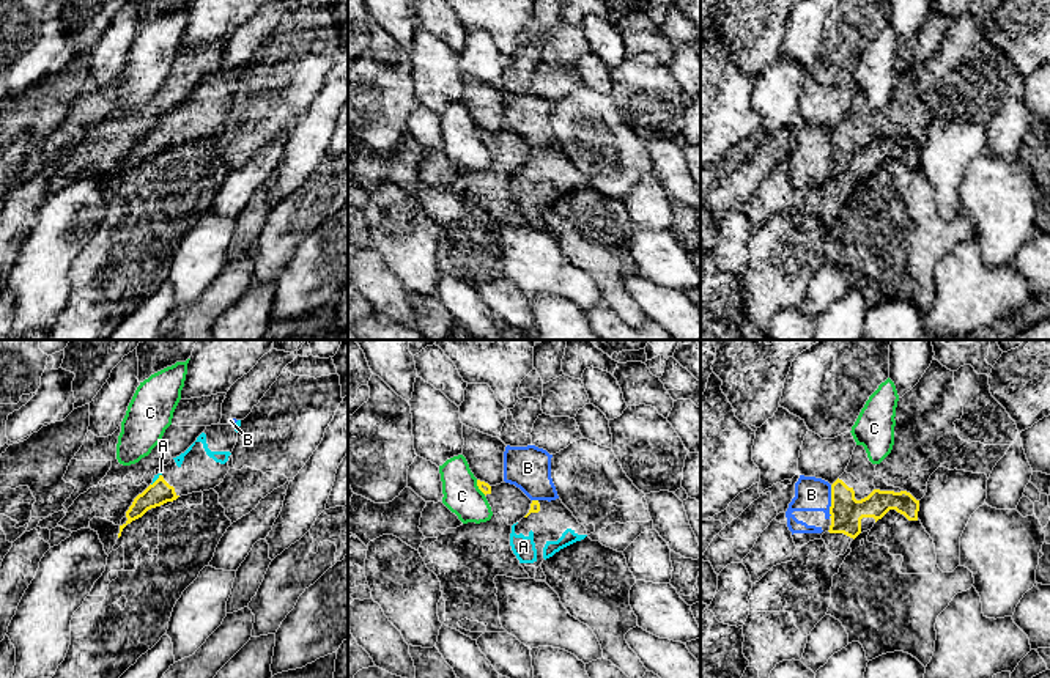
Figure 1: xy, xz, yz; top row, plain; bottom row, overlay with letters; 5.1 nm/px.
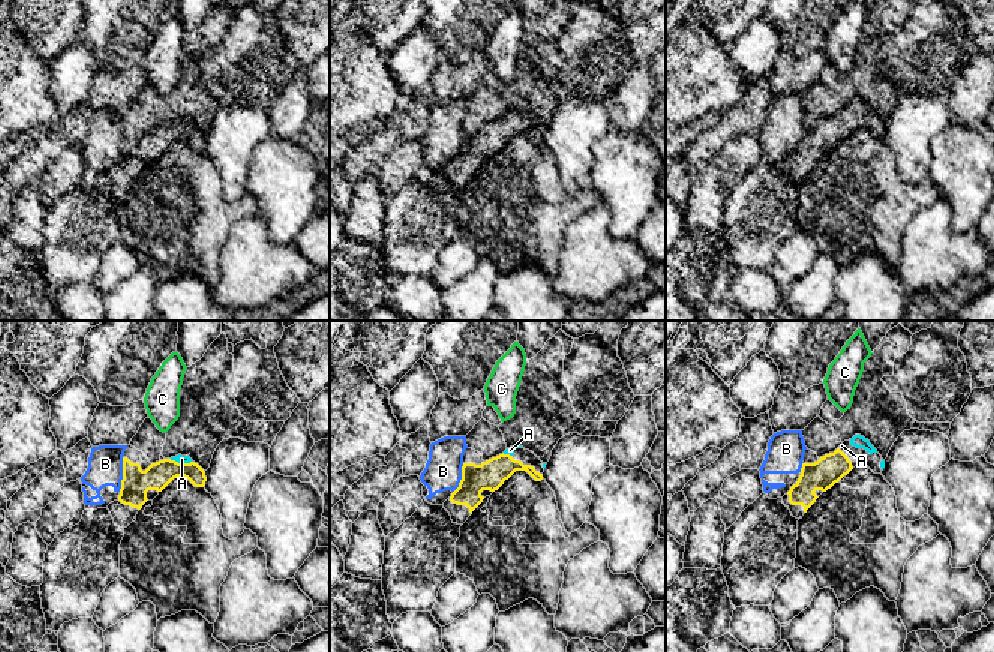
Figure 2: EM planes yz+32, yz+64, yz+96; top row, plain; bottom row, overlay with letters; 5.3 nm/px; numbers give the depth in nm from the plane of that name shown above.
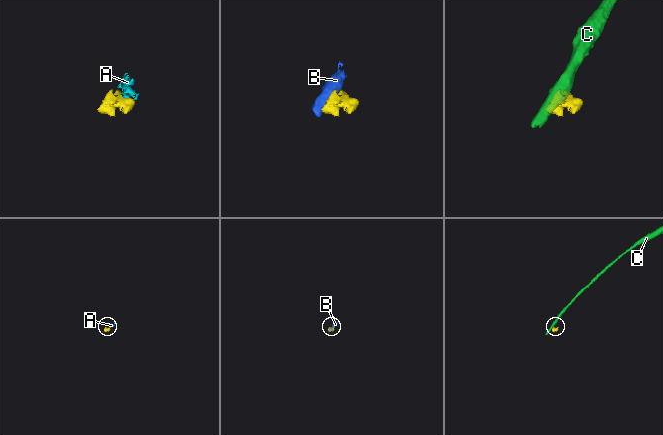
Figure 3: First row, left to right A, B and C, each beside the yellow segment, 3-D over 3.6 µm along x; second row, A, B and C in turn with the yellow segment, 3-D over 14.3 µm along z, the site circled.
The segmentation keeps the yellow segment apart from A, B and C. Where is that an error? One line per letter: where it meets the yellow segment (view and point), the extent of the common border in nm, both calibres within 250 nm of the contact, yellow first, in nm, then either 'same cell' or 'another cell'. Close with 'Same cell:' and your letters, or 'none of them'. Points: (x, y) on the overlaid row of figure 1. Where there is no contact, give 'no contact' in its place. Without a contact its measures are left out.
A: xy (156, 480) | 80 nm | 120/20 nm | same cell
B: yz (831, 501) | 170 nm | 160/180 nm | another cell
C: xz (479, 488) | 90 nm | 60/190 nm | another cell
Same cell: A

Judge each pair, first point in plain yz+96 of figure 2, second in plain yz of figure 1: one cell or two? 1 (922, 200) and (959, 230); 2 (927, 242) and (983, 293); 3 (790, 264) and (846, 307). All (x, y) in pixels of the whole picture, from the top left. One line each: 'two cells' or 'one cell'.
1: one cell
2: one cell
3: two cells

